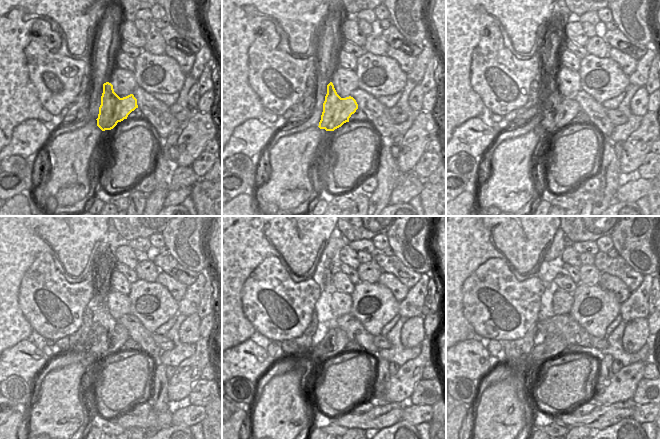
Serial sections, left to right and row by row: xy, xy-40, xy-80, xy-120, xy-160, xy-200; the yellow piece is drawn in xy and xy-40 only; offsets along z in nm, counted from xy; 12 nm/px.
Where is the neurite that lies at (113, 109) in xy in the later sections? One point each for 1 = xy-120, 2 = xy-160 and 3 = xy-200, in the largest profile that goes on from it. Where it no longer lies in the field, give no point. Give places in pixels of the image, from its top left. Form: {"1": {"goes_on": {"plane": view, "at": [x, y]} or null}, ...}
{"1": {"goes_on": {"plane": "xy-120", "at": [109, 336]}}, "2": {"goes_on": {"plane": "xy-160", "at": [334, 342]}}, "3": {"goes_on": {"plane": "xy-200", "at": [551, 346]}}}

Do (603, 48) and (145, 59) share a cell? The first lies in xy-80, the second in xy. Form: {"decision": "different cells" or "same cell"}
{"decision": "different cells"}

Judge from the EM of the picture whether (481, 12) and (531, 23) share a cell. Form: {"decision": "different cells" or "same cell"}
{"decision": "same cell"}

